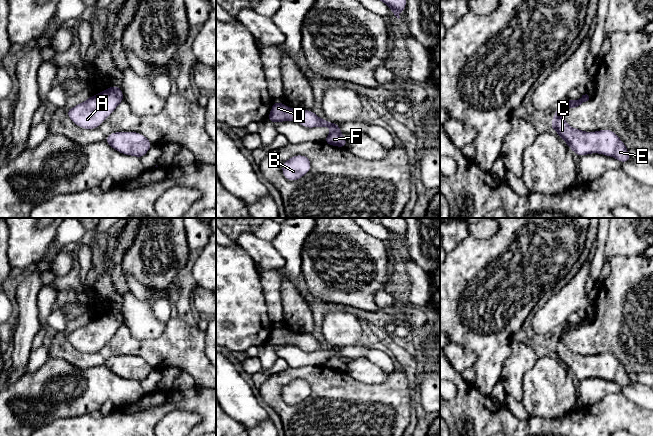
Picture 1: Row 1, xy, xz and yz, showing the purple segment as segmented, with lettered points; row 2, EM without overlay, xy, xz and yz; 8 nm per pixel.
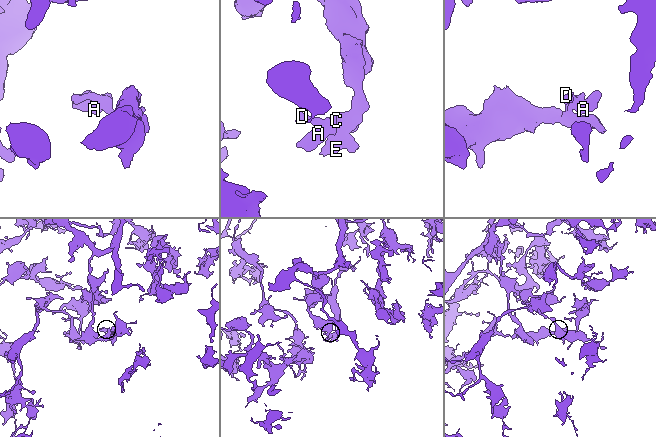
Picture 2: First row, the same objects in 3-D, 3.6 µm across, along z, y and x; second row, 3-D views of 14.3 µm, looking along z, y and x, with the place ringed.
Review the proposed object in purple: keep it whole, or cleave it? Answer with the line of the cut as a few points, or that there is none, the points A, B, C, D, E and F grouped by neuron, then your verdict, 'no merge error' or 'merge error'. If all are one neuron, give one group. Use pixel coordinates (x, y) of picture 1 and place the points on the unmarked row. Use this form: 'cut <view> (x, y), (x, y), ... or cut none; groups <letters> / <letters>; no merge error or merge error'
cut none; groups A B C D E F; no merge error

